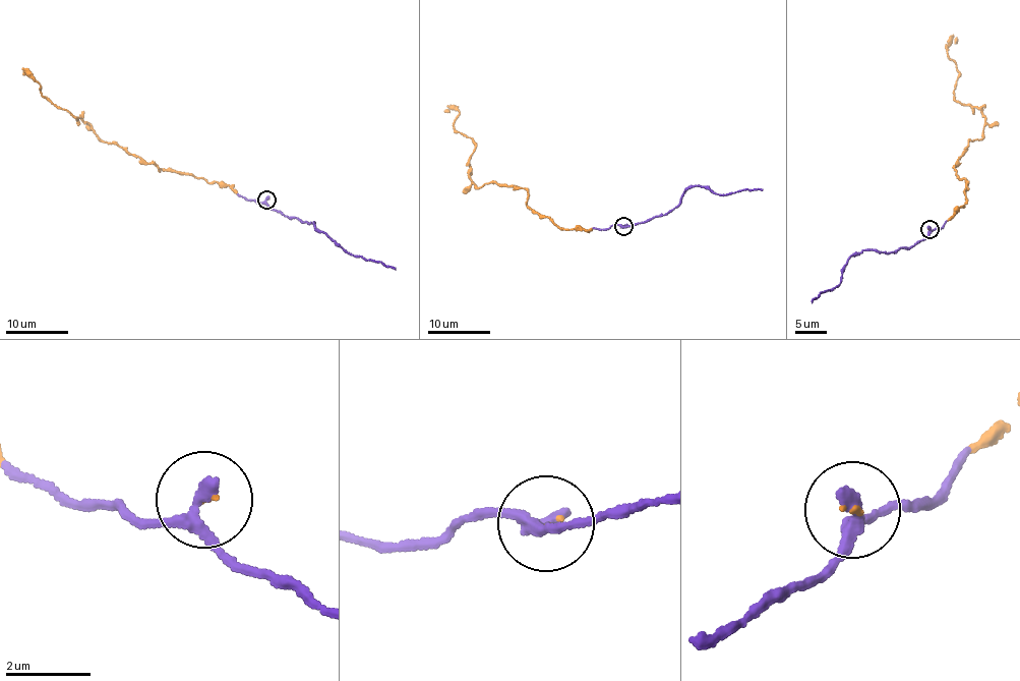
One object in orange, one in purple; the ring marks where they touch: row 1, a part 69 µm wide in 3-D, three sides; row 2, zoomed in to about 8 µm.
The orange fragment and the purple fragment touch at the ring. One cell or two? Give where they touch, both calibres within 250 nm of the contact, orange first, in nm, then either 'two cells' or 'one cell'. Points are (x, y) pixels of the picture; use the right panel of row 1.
(930, 229) | 60/280 nm | one cell

